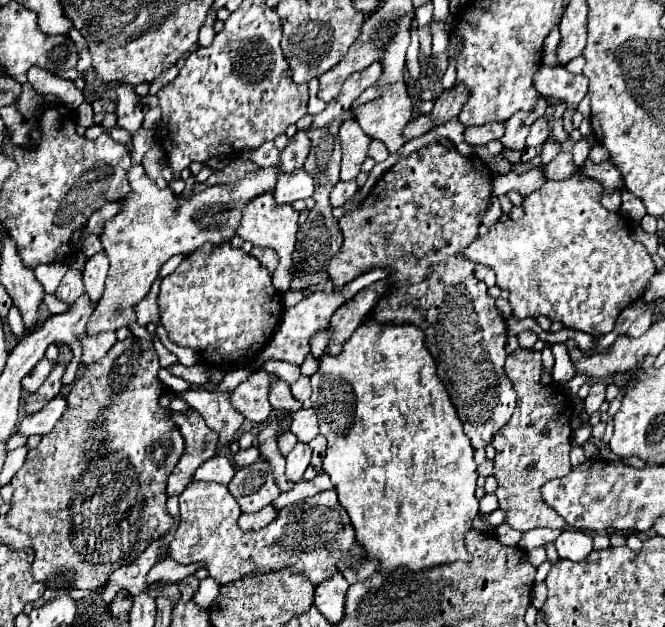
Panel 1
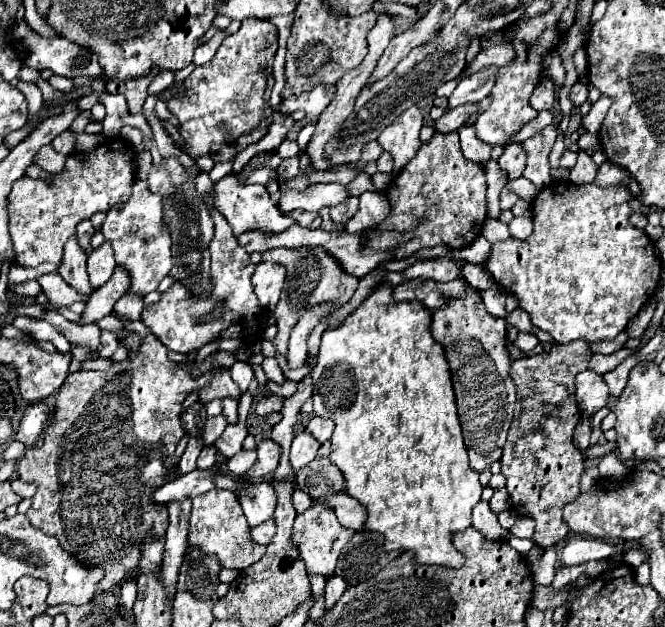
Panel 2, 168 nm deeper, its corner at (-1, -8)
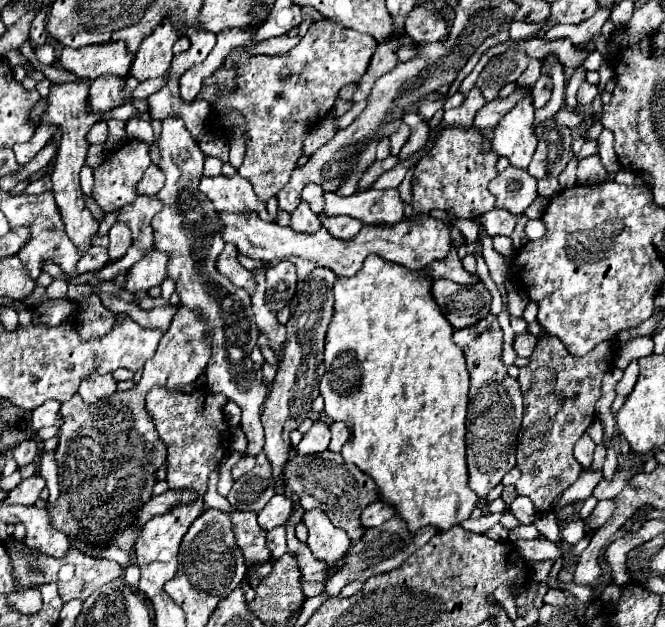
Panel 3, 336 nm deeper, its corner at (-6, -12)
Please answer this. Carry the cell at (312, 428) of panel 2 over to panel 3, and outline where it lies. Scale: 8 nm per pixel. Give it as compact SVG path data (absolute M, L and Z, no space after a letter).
M334 422L332 426L332 440L330 440L330 450L332 452L340 452L340 448L348 442L350 438L350 430L344 422Z

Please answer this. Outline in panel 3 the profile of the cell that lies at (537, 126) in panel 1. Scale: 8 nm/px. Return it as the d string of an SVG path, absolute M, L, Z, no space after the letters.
M548 118L536 126L536 154L528 166L528 172L536 178L548 178L548 176L558 176L566 164L574 158L572 154L572 132L556 124L554 118Z

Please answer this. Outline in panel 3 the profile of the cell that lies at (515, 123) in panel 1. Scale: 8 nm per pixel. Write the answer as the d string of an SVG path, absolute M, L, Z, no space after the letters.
M508 166L490 184L488 190L494 194L494 208L504 208L510 214L522 214L538 196L536 180L520 168Z

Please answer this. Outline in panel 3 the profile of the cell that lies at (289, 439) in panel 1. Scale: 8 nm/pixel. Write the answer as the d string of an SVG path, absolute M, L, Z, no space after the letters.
M264 454L256 456L256 466L234 482L228 500L238 510L260 512L264 504L276 494L276 484L272 482L272 466Z

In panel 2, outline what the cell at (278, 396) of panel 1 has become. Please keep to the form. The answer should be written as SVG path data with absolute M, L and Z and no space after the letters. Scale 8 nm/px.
M265 358L261 366L263 366L263 370L265 370L265 374L267 374L267 378L271 382L275 382L275 384L283 384L285 382L285 376L283 376L283 372L281 372L281 368L279 368L275 358Z

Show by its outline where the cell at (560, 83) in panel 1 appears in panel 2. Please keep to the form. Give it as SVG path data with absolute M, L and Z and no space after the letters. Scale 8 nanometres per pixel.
M577 82L571 92L569 92L569 98L573 102L573 106L581 106L585 100L587 100L587 84L583 82Z

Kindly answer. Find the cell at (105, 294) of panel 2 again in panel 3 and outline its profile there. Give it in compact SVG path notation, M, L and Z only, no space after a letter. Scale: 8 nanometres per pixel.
M158 248L148 252L140 262L136 262L126 280L126 290L128 292L138 292L138 290L148 290L152 286L160 286L168 278L168 252L160 252Z

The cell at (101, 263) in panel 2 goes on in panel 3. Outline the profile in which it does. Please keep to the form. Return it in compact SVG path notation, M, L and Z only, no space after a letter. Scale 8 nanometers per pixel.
M116 222L116 224L110 228L108 236L110 236L110 246L108 246L110 258L112 258L112 260L122 258L122 256L126 254L126 250L132 246L132 232L128 232L128 228L124 228L124 224Z

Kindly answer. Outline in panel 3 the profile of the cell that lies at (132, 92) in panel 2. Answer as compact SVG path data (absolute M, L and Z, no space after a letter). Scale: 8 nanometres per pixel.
M168 20L160 24L160 30L152 30L150 36L144 38L144 44L136 52L136 60L132 64L130 76L144 82L146 78L162 76L172 62L172 46L178 40L176 30Z

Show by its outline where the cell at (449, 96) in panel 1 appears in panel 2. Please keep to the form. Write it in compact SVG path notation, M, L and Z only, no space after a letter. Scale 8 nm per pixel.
M491 66L491 68L483 68L477 74L461 80L459 86L455 88L455 92L449 96L449 108L447 110L457 108L457 106L467 104L467 102L483 100L495 84L495 74L497 74L497 66Z

